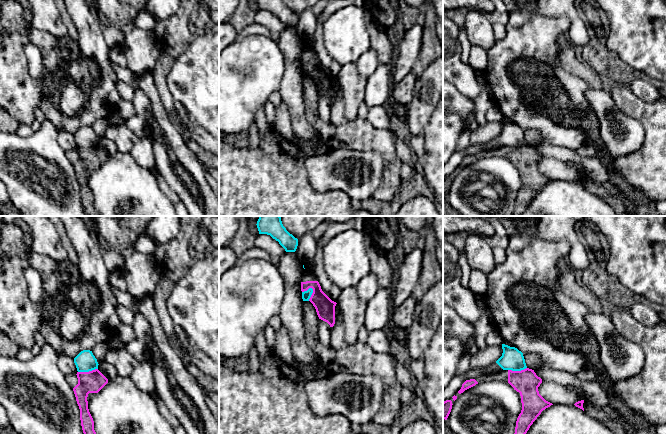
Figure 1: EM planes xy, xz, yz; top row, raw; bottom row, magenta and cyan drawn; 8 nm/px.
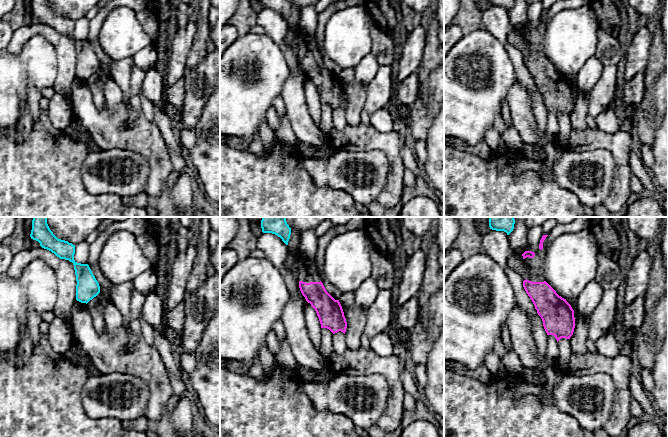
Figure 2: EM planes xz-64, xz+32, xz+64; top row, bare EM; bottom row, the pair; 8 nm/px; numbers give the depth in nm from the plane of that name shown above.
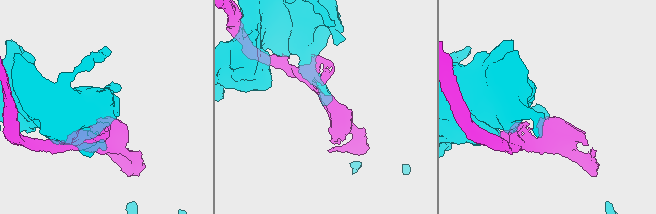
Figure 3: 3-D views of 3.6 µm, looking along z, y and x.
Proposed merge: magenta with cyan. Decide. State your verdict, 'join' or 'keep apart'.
keep apart

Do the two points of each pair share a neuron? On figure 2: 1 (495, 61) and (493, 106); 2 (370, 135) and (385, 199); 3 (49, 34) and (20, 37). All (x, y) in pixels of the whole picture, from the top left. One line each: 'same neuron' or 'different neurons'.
1: same neuron
2: same neuron
3: same neuron

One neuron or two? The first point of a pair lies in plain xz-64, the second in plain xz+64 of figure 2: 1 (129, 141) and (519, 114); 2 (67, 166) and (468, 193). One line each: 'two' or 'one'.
1: two
2: one

